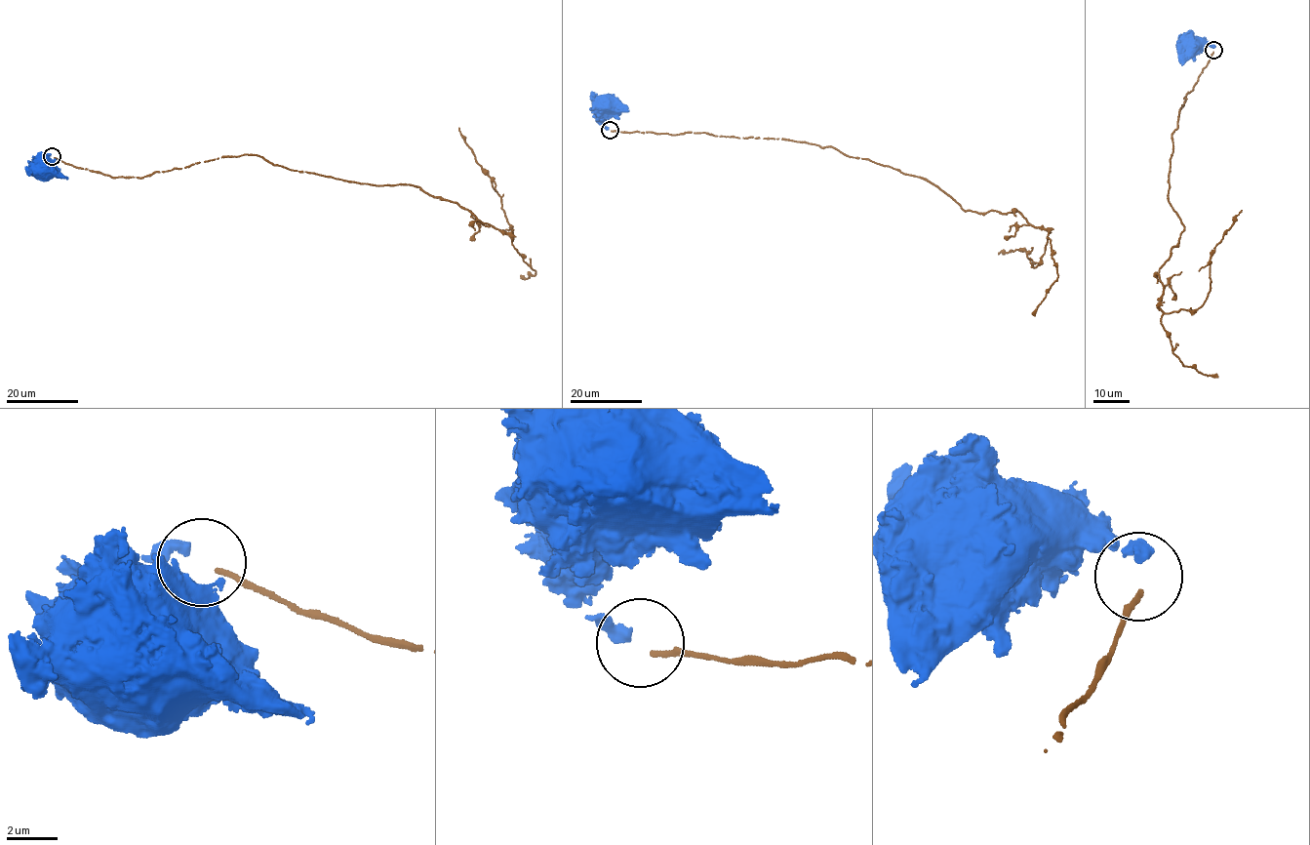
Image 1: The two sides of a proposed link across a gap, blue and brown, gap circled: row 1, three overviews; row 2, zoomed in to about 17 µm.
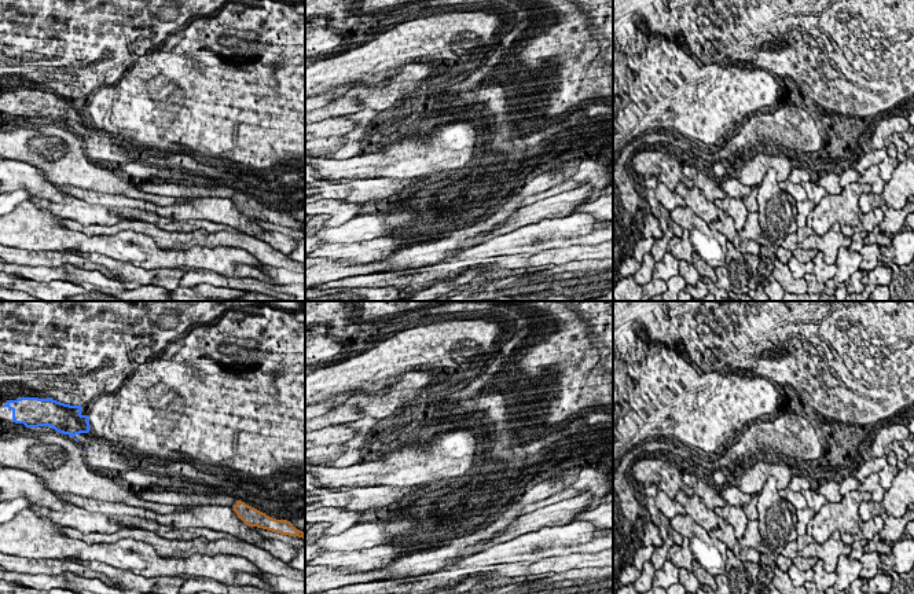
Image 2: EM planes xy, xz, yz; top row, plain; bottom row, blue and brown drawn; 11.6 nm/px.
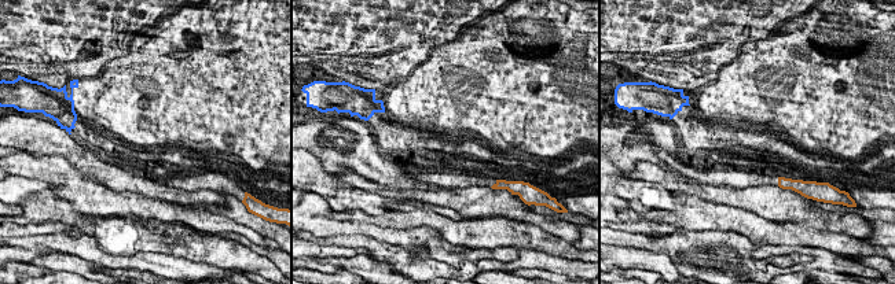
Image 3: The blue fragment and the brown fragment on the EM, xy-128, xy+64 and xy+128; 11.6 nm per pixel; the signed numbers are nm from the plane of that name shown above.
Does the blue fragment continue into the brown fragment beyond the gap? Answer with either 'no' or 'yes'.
no

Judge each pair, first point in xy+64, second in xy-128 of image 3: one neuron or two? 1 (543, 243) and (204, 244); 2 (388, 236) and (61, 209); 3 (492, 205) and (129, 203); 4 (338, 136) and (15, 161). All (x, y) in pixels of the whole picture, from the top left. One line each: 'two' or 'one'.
1: two
2: one
3: two
4: two

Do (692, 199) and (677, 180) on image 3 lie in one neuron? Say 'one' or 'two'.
two

